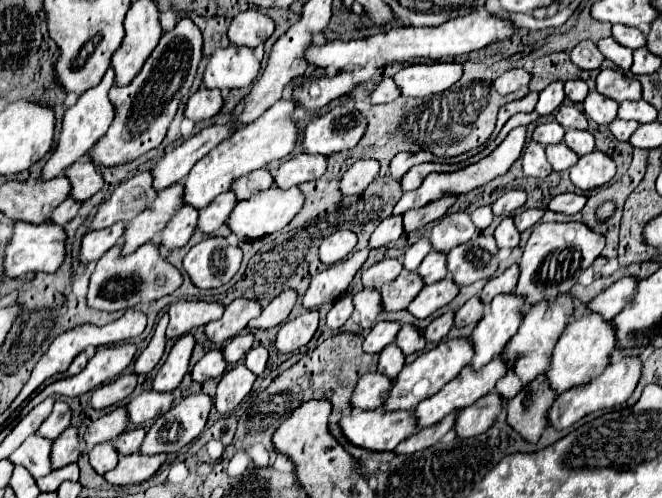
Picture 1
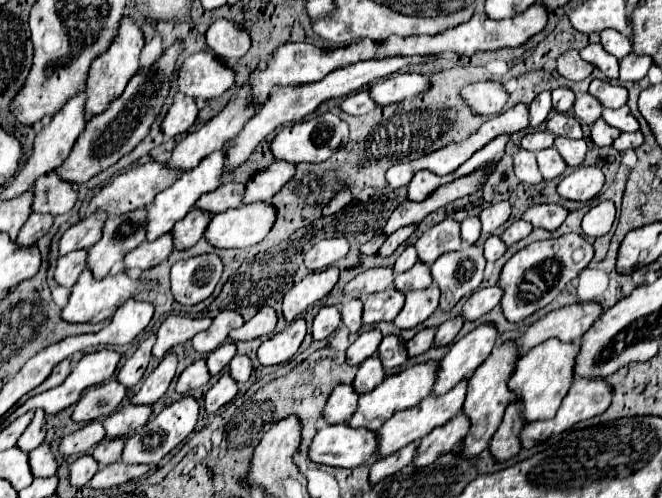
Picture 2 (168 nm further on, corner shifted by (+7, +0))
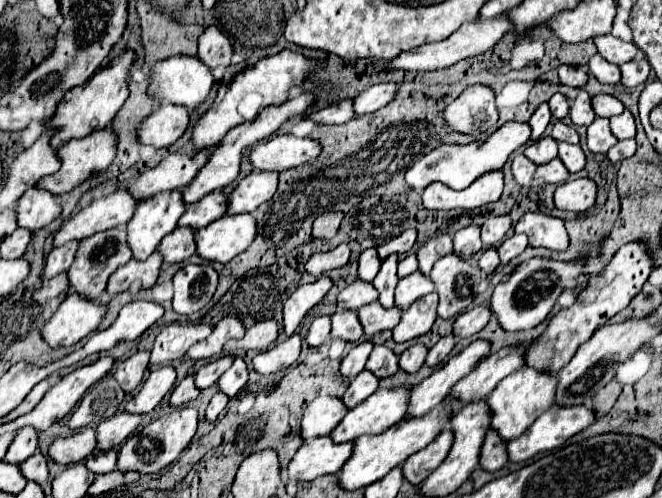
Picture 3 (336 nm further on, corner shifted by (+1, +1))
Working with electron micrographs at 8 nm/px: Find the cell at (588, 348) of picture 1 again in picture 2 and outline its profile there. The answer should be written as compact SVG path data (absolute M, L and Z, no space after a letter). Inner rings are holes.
M549 338L547 342L535 346L525 356L519 358L517 370L511 378L511 388L517 392L517 400L525 404L523 418L527 422L539 420L539 418L553 418L555 410L559 408L559 402L571 388L575 380L575 360L579 354L579 344L565 344L559 338Z

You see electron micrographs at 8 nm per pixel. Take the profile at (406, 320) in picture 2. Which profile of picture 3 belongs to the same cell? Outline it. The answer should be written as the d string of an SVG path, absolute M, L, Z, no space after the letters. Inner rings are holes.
M431 293L415 301L407 311L403 311L399 325L393 329L393 341L405 343L415 337L425 335L437 319L437 295Z

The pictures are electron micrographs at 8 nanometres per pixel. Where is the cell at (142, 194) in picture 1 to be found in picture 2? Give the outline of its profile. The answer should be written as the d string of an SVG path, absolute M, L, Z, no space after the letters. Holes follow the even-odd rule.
M97 210L89 218L71 226L59 242L59 254L67 254L67 252L79 250L79 248L91 248L101 238L107 218L109 218L109 214L105 210Z

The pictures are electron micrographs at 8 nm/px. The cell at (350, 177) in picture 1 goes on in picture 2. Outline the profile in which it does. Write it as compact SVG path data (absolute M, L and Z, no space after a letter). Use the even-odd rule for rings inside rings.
M343 186L333 198L331 198L331 202L323 208L323 214L335 214L337 210L341 210L343 206L347 206L349 202L351 202L351 198L353 198L353 194L351 194L351 188L347 188L347 186Z

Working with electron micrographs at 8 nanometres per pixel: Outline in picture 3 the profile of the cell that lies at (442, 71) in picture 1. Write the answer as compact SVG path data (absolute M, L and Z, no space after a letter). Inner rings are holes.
M381 83L381 85L373 85L373 87L365 89L363 93L359 93L353 99L353 111L355 111L355 115L375 113L377 109L381 109L383 105L387 105L393 99L395 91L397 91L395 83Z

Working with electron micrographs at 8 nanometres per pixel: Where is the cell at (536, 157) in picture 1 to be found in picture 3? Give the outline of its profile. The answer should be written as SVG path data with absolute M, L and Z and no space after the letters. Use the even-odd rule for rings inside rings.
M523 153L515 155L513 163L511 163L511 171L513 171L513 177L515 181L521 185L521 187L535 187L535 185L541 185L543 181L535 177L535 165L533 161L529 161Z

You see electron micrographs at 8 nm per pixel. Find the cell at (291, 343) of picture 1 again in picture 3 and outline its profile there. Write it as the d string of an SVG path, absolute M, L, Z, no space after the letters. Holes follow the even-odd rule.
M295 333L285 341L277 343L275 347L257 353L253 357L253 369L261 375L283 371L299 359L299 351L301 351L301 337Z

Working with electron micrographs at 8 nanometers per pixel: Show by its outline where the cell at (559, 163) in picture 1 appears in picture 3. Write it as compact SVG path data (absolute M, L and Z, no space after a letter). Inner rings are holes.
M557 157L557 159L549 161L549 165L539 165L539 167L537 167L537 177L545 179L545 183L555 183L555 185L559 185L559 183L565 183L571 175L569 175L569 171L565 169L565 165L561 165L561 159Z

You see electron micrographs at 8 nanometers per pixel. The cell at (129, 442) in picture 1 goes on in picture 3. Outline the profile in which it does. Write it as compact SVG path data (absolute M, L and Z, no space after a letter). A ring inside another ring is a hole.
M113 449L105 451L101 455L91 455L85 459L85 467L89 471L93 471L95 475L105 475L105 473L115 471L115 463L117 463L117 453Z

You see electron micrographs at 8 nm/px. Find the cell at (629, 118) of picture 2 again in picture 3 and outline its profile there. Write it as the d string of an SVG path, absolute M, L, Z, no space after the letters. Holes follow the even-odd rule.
M625 109L621 115L617 115L617 117L613 117L613 119L609 119L611 121L611 133L619 139L619 141L623 141L623 139L631 139L631 137L635 137L635 119L633 119L633 115L629 113L629 109Z

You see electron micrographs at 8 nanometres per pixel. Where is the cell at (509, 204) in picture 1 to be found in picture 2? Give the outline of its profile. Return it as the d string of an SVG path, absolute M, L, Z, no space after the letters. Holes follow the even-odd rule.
M497 202L487 206L481 214L481 224L483 224L483 232L495 232L501 224L507 222L507 218L511 216L511 204L509 202Z

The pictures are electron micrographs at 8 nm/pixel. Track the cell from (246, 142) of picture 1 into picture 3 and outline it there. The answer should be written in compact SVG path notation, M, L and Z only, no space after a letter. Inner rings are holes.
M181 191L157 193L143 205L135 209L133 219L127 223L127 245L131 247L133 259L145 261L159 241L177 227L185 203L181 201Z

